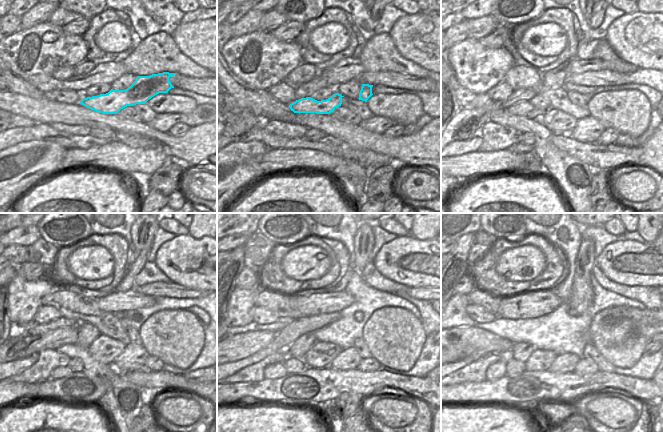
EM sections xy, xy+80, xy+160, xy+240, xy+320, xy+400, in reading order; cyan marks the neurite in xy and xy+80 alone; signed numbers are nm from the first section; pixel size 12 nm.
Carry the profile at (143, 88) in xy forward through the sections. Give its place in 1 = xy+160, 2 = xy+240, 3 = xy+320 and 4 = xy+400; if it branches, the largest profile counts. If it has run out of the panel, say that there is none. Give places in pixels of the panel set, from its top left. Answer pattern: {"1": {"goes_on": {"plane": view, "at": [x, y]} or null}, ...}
{"1": {"goes_on": {"plane": "xy+160", "at": [522, 108]}}, "2": {"goes_on": {"plane": "xy+240", "at": [54, 339]}}, "3": {"goes_on": {"plane": "xy+320", "at": [237, 347]}}, "4": {"goes_on": {"plane": "xy+400", "at": [461, 355]}}}

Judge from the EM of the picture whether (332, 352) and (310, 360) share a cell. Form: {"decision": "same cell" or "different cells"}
{"decision": "same cell"}

